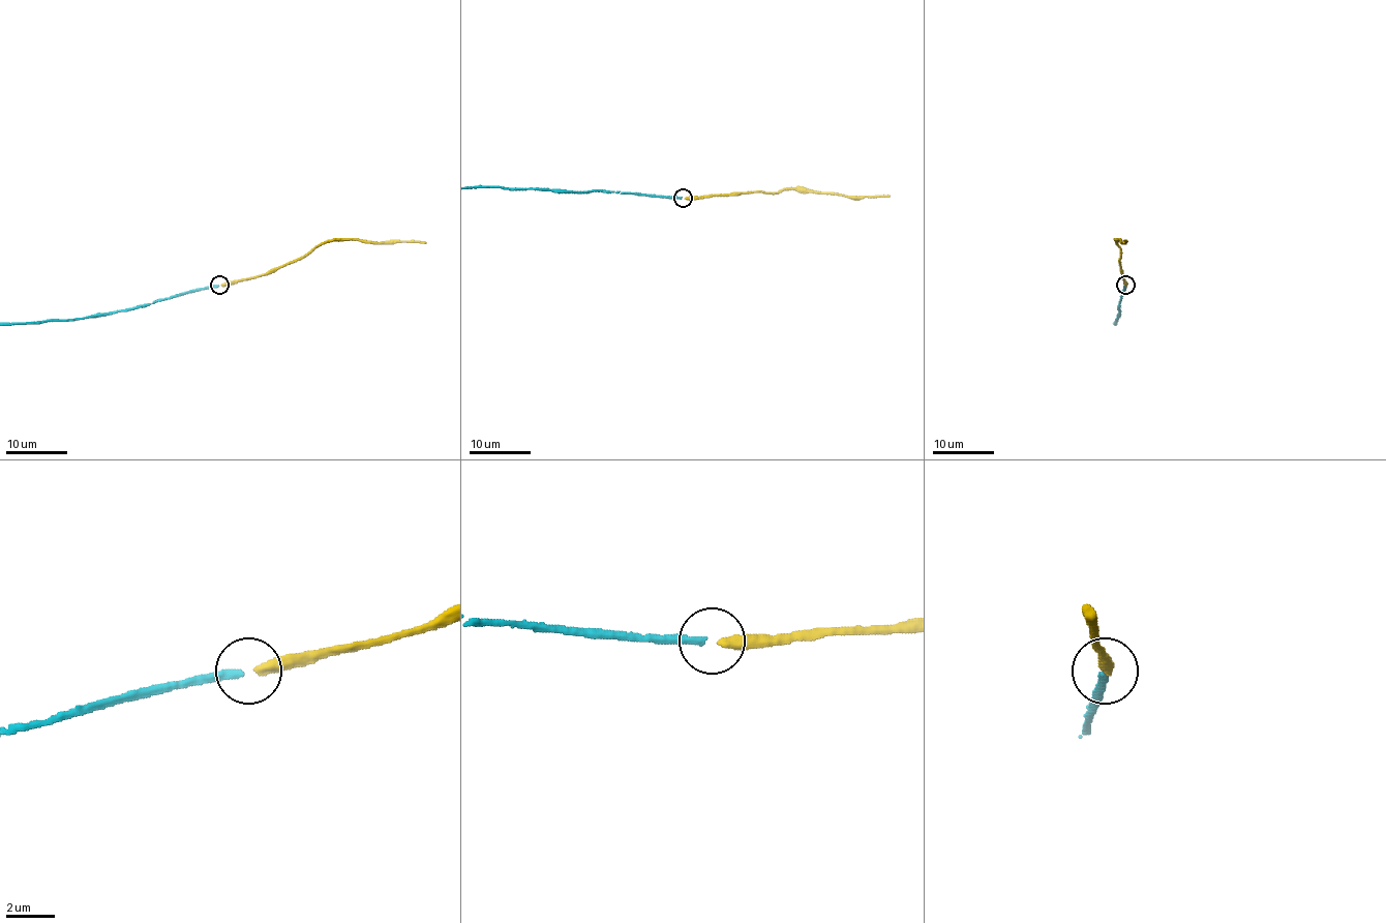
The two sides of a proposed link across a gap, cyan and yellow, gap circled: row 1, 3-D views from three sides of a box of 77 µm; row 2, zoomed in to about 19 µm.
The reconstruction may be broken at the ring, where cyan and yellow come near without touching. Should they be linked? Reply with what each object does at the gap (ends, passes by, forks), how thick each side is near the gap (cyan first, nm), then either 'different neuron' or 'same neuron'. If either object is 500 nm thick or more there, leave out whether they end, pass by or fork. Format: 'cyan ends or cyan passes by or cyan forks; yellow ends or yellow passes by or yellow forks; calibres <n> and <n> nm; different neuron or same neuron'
cyan ends; yellow ends; calibres 300 and 380 nm; same neuron

